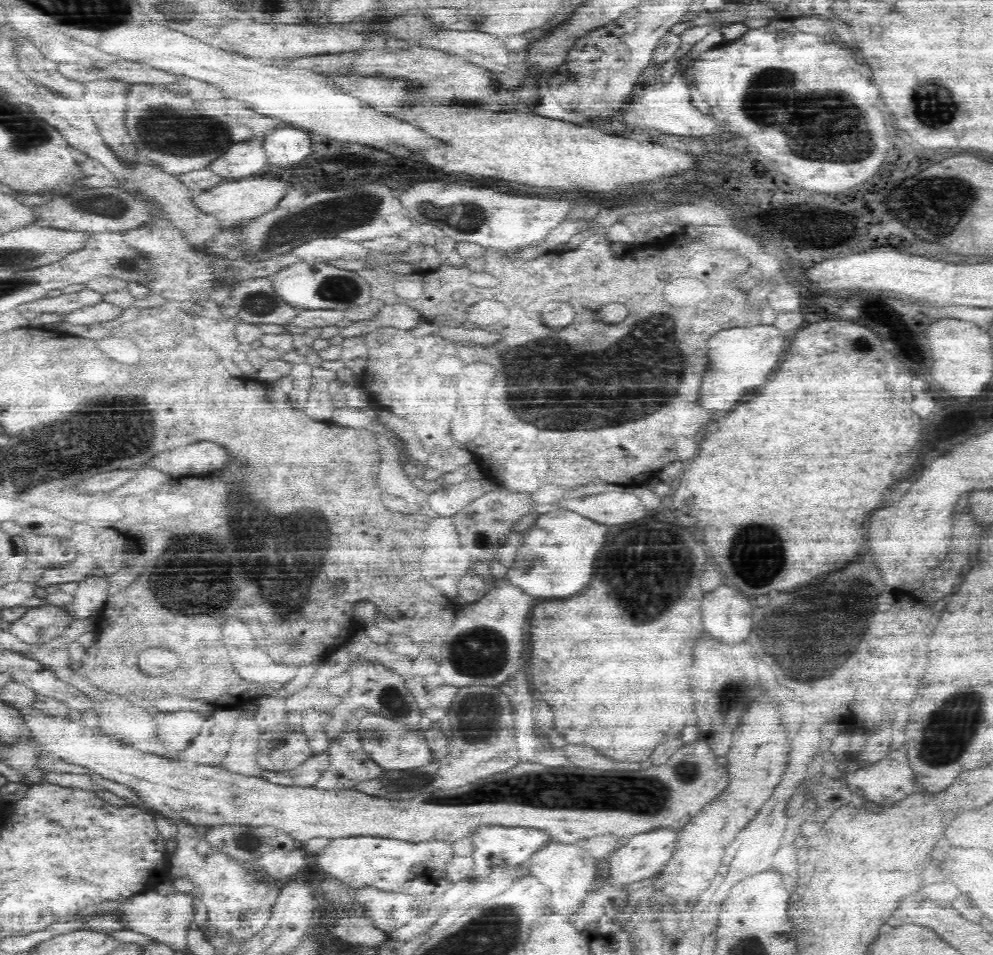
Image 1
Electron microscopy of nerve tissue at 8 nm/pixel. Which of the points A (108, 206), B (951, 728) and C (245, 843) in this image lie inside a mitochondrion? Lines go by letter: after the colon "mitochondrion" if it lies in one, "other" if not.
A: mitochondrion
B: mitochondrion
C: mitochondrion

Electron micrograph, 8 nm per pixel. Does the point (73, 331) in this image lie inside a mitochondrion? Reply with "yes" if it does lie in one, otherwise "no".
no

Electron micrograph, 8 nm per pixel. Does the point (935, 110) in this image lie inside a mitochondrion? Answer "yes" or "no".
yes

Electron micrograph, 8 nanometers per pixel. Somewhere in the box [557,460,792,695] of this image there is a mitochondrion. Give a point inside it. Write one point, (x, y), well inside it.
(647, 586)

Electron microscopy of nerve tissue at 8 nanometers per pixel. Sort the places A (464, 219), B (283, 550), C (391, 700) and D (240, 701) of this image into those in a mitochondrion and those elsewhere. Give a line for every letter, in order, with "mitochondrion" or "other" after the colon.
A: mitochondrion
B: mitochondrion
C: mitochondrion
D: other

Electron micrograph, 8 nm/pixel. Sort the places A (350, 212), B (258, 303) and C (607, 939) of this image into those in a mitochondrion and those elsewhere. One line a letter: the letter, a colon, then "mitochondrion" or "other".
A: mitochondrion
B: mitochondrion
C: other

